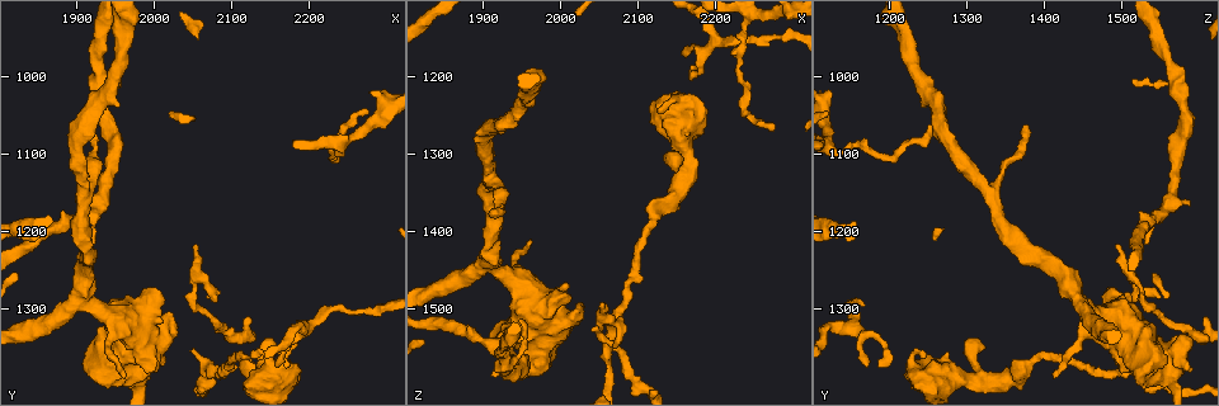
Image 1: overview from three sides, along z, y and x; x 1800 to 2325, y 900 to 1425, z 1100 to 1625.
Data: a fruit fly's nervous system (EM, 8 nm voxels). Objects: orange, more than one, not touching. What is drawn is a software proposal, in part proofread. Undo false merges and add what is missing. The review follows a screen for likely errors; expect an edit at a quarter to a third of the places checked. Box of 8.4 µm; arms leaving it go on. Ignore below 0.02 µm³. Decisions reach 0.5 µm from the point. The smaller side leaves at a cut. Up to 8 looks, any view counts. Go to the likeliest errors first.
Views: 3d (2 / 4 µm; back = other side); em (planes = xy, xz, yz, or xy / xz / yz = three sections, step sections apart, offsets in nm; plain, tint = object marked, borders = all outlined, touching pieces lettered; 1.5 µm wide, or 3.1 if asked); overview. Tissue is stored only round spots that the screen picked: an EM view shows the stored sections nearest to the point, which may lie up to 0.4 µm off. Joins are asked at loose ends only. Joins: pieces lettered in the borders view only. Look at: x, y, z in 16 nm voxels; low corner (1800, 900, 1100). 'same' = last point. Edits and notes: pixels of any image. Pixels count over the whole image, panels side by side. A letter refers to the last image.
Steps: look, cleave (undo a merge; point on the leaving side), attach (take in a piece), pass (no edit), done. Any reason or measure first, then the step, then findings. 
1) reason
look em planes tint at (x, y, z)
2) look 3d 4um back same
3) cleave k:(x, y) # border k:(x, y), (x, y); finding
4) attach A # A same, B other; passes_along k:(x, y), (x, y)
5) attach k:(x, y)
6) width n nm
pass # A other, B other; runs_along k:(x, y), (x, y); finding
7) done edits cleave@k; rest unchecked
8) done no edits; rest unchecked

branch stops here
look em xy step 8 tint at (2055, 1220, 1490)

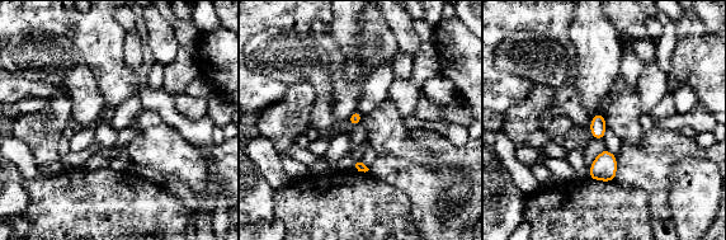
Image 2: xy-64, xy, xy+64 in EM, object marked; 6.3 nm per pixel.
look em planes borders same

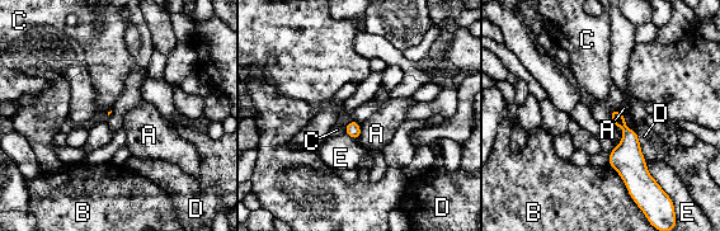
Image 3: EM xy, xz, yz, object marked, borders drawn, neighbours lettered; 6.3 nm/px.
pass # A other, B other, C other, D other, E other; border 3:(361, 125), (361, 137), (358, 140); none of them fits

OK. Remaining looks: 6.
thin end
look em planes borders at (1950, 1000, 1515)

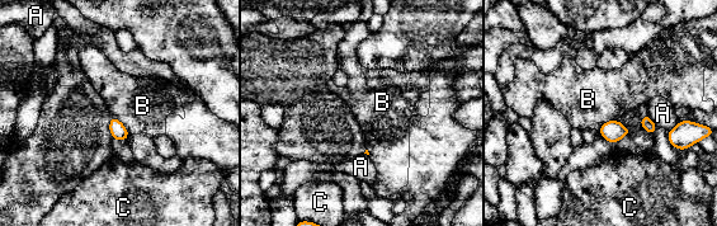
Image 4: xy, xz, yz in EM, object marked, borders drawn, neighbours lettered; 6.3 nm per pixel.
pass # A other, B other, C other; border 4:(619, 119), (607, 119), (598, 131); no lettered piece goes on from it

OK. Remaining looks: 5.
a fork
look 3d 4um back at (1910, 1285, 1445)

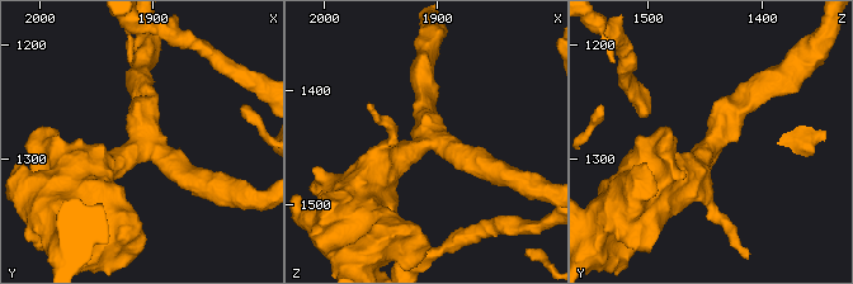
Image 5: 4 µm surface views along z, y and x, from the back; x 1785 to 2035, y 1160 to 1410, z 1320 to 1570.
look em xz step 8 plain at (1908, 1286, 1444)

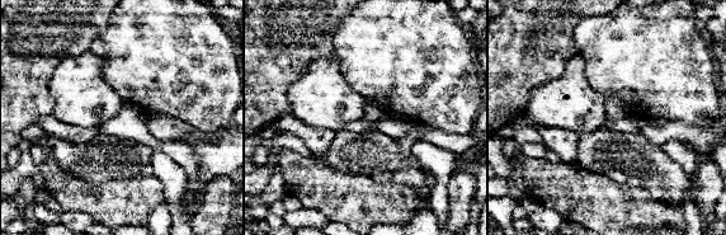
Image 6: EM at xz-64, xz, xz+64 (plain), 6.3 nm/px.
what lies round it
look em xz step 8 borders same

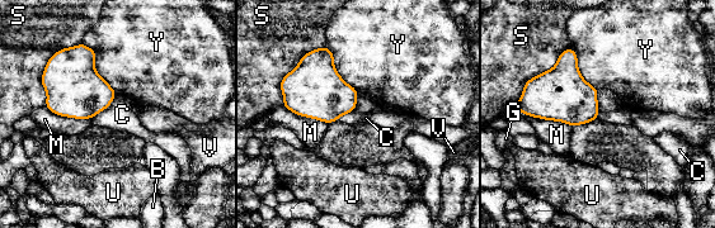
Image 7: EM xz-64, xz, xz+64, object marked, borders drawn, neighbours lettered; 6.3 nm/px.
pass # B other, C other, G other, M other, S other, U other, V other, Y other; border 7:(521, 112), (572, 127); one cell here

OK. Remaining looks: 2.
done no edits; rest unchecked

